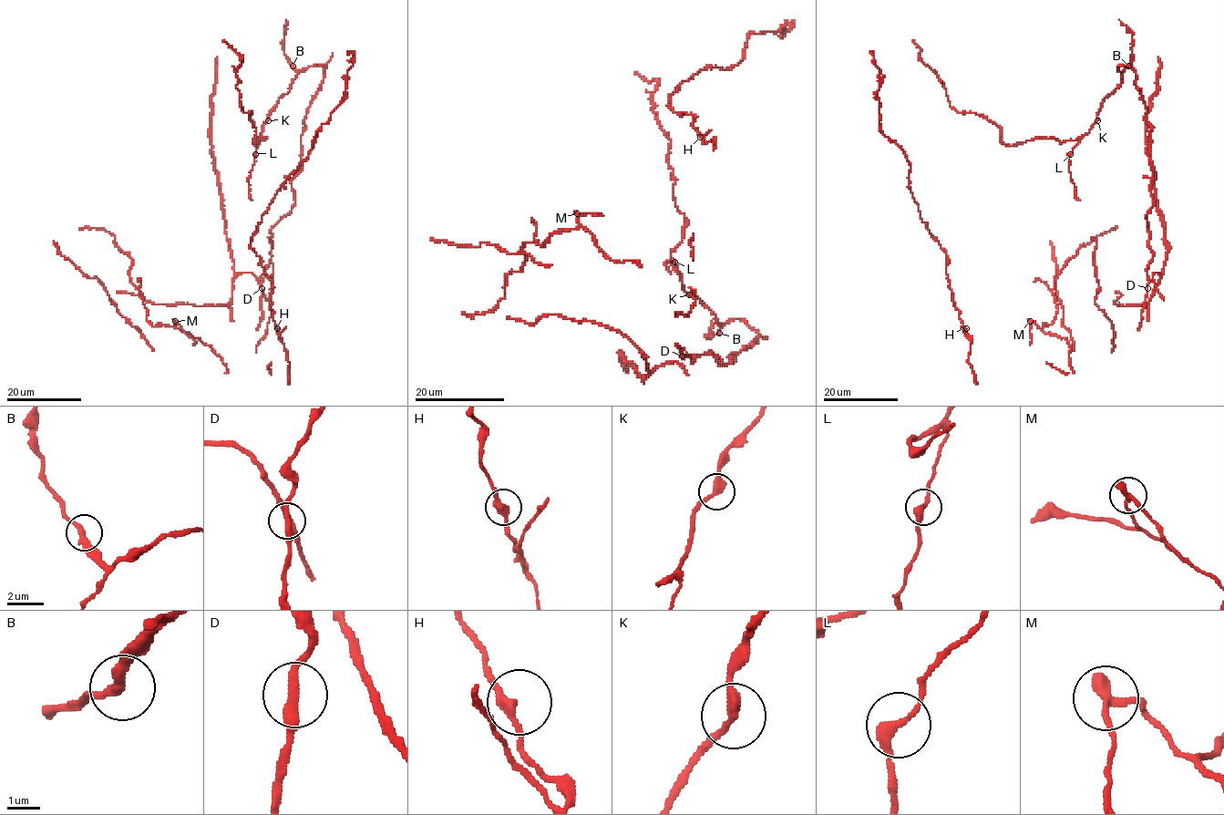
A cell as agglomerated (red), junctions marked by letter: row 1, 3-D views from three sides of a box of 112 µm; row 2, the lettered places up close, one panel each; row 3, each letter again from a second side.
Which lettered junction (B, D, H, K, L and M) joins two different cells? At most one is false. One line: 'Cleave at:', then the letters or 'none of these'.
Cleave at: M

